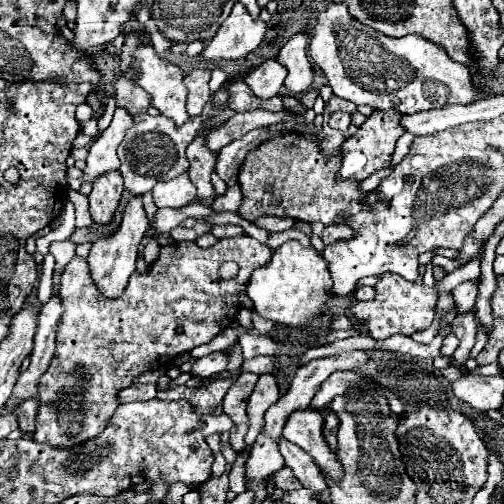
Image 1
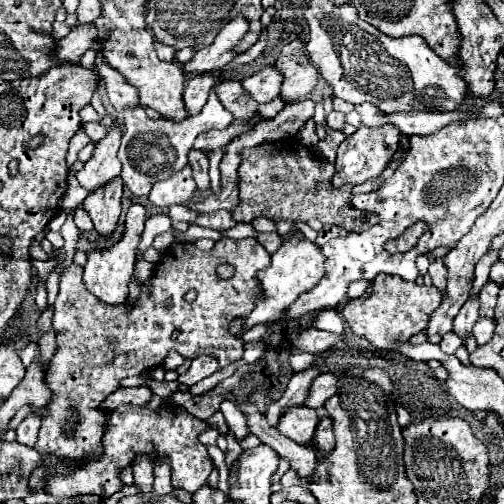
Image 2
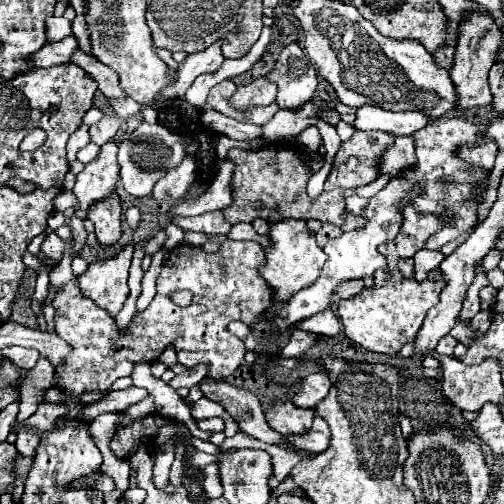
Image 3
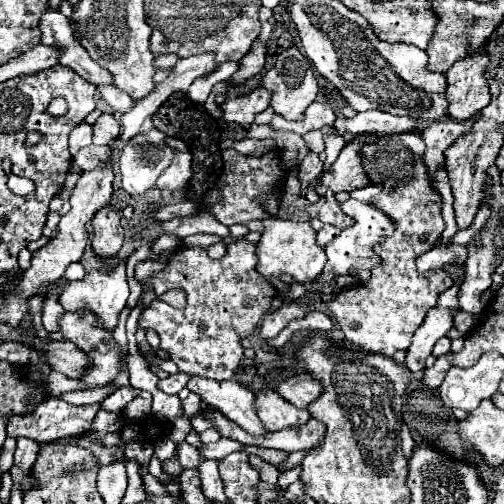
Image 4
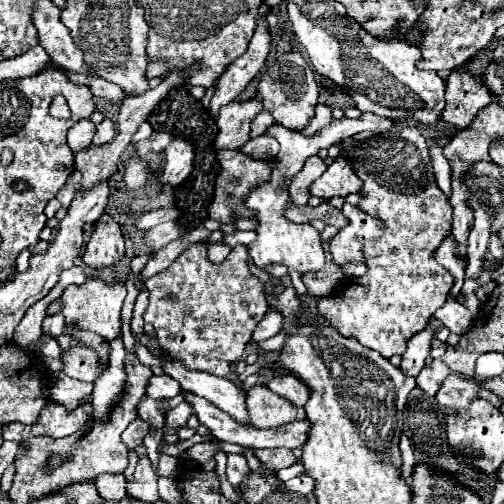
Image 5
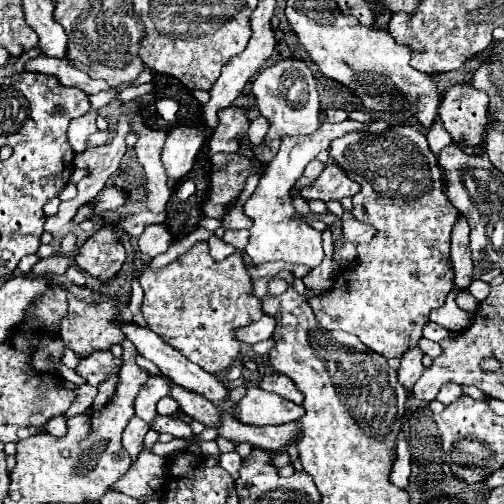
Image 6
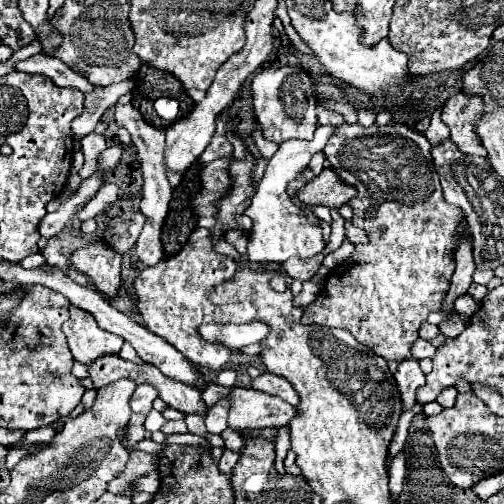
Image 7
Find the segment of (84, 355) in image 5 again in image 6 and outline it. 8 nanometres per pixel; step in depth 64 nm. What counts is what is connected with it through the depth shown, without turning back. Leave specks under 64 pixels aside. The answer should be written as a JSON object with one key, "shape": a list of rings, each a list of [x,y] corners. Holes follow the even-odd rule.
{"shape":[[[96,352],[92,356],[88,356],[88,360],[80,360],[76,372],[86,378],[88,384],[98,386],[104,380],[108,380],[108,376],[112,372],[120,372],[124,360],[116,358],[112,352]]]}

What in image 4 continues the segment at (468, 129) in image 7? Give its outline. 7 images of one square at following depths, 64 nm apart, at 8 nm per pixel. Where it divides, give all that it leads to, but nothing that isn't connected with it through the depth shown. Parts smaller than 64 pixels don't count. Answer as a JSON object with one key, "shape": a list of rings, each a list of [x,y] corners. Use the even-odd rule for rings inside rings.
{"shape":[[[478,48],[468,56],[468,60],[460,60],[446,72],[448,82],[448,110],[446,114],[454,120],[468,120],[476,112],[480,112],[490,102],[488,80],[484,78],[488,66],[488,54],[484,48]]]}

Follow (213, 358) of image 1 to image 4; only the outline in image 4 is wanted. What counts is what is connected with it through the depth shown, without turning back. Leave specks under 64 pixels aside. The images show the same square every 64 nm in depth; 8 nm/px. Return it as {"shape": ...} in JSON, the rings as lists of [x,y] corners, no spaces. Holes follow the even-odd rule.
{"shape":[[[184,372],[172,374],[168,378],[158,380],[158,390],[166,392],[166,394],[178,394],[186,386],[186,380],[188,380],[188,374],[184,374]]]}

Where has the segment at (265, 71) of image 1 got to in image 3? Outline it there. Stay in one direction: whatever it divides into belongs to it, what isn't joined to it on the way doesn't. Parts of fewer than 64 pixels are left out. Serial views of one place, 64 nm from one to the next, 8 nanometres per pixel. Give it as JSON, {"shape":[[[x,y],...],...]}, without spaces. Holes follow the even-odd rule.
{"shape":[[[262,76],[248,86],[240,86],[228,100],[228,104],[238,112],[246,112],[252,106],[268,106],[274,102],[274,98],[276,98],[276,84],[268,84],[268,78]]]}

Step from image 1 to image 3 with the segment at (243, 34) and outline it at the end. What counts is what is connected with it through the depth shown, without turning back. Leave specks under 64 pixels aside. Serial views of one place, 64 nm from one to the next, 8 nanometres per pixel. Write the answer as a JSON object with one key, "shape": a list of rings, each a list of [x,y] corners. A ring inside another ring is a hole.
{"shape":[[[212,44],[208,46],[204,52],[198,54],[190,54],[176,70],[176,80],[172,84],[168,84],[162,92],[160,98],[182,98],[186,94],[186,90],[190,88],[190,84],[194,82],[196,76],[206,74],[206,72],[216,72],[220,68],[220,64],[224,62],[224,58],[220,56],[220,44]]]}

